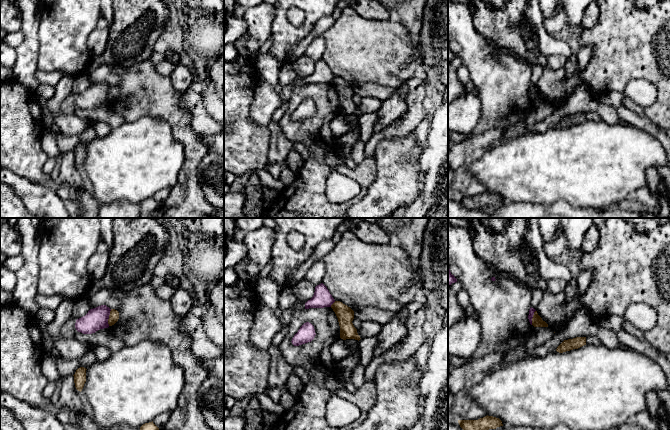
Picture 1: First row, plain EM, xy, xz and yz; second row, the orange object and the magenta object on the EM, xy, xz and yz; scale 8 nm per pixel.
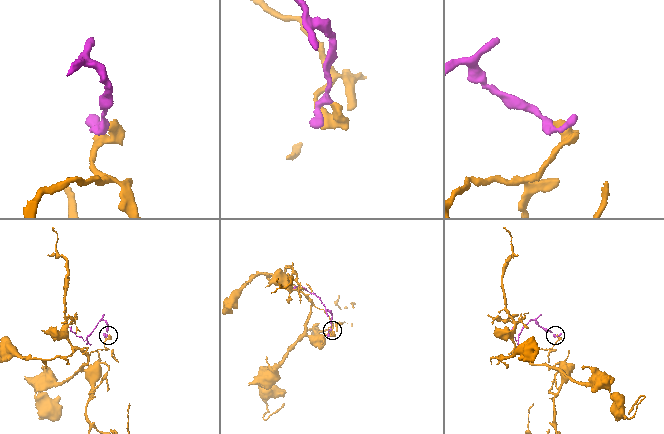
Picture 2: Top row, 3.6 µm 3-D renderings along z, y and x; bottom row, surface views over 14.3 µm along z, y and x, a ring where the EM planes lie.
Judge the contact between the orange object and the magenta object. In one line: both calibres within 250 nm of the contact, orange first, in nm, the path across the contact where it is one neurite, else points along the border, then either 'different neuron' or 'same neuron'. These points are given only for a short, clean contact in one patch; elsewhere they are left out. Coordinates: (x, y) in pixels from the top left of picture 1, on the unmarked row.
calibres 80 and 180 nm; different neuron

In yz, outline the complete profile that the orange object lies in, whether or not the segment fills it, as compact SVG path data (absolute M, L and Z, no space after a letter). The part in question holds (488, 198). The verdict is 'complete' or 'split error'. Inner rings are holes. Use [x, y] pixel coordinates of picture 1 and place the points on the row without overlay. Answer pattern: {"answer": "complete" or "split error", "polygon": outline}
{"answer": "complete", "polygon": "M488 191L478 196L458 196L458 199L468 209L483 209L486 206L503 202L499 194Z"}

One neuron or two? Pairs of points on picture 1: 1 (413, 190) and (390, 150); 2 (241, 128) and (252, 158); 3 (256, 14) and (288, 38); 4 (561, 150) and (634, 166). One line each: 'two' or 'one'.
1: one
2: one
3: two
4: one

